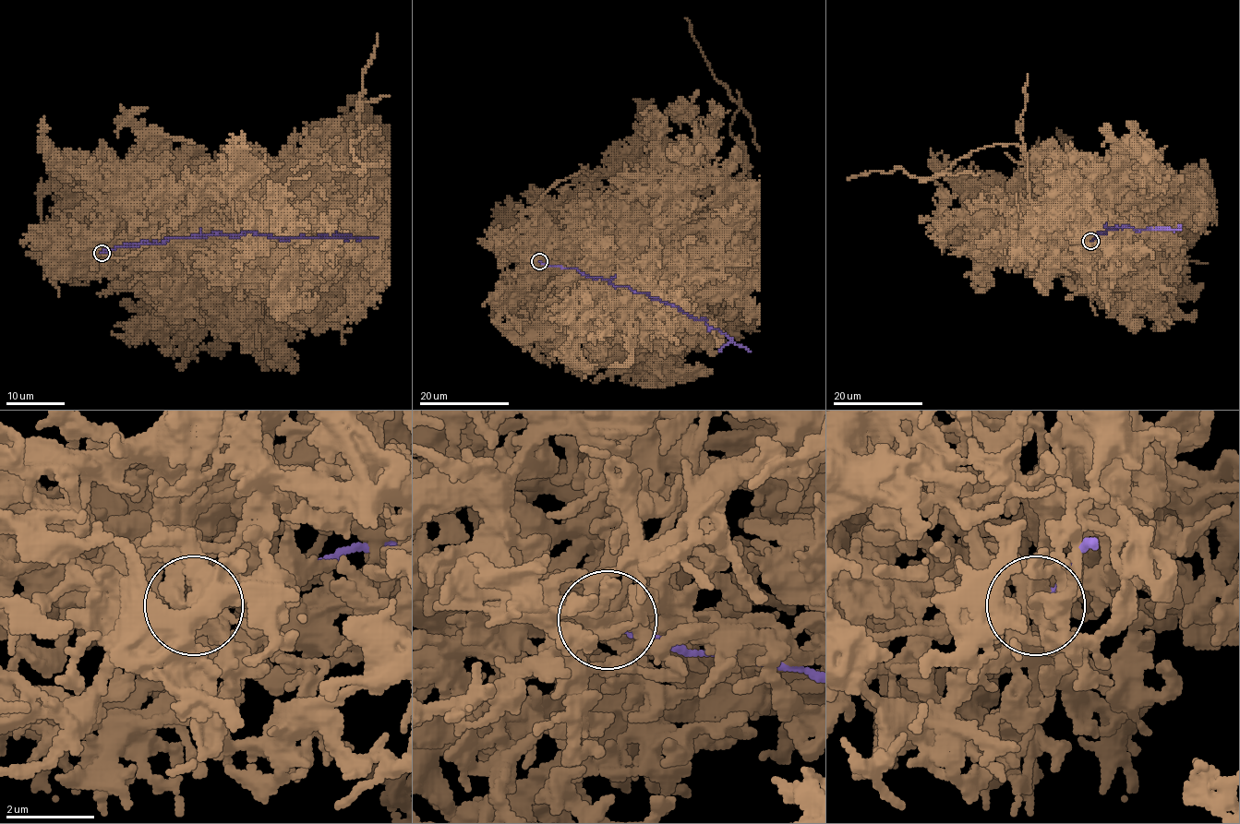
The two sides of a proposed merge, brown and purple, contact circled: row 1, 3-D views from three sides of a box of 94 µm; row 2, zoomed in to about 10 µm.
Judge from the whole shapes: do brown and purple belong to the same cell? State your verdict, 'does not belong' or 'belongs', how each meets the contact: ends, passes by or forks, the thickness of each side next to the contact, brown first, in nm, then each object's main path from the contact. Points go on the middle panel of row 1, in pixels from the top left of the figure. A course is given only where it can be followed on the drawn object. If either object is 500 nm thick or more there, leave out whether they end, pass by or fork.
does not belong; brown forks; purple ends; calibres 140 and 170 nm; course brown (538, 261), (552, 261), (566, 268), (583, 268), (599, 263), (643, 263); course purple (539, 262), (574, 268), (591, 278), (646, 292), (689, 316), (704, 319), (709, 327), (718, 328), (750, 352)

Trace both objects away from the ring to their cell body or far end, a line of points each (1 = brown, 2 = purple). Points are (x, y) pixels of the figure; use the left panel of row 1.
1: (100, 252), (136, 246), (159, 246), (180, 252), (203, 252), (215, 258), (235, 258)
2: (101, 253), (128, 244), (162, 243), (169, 238), (219, 233), (257, 232), (271, 238), (377, 236)

